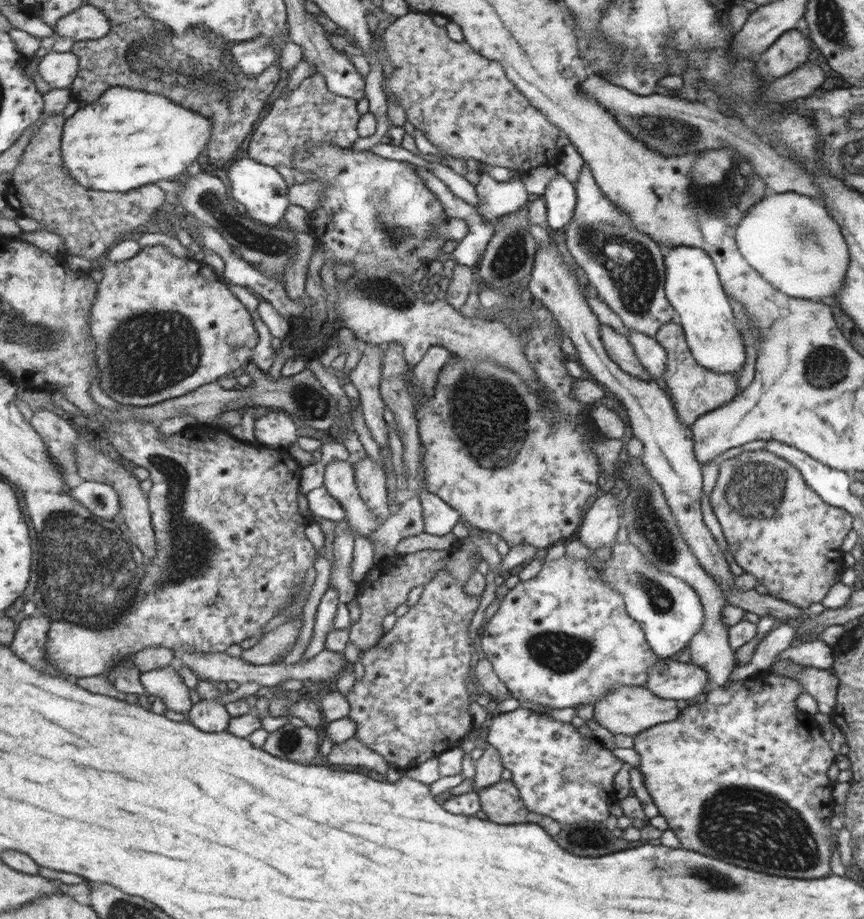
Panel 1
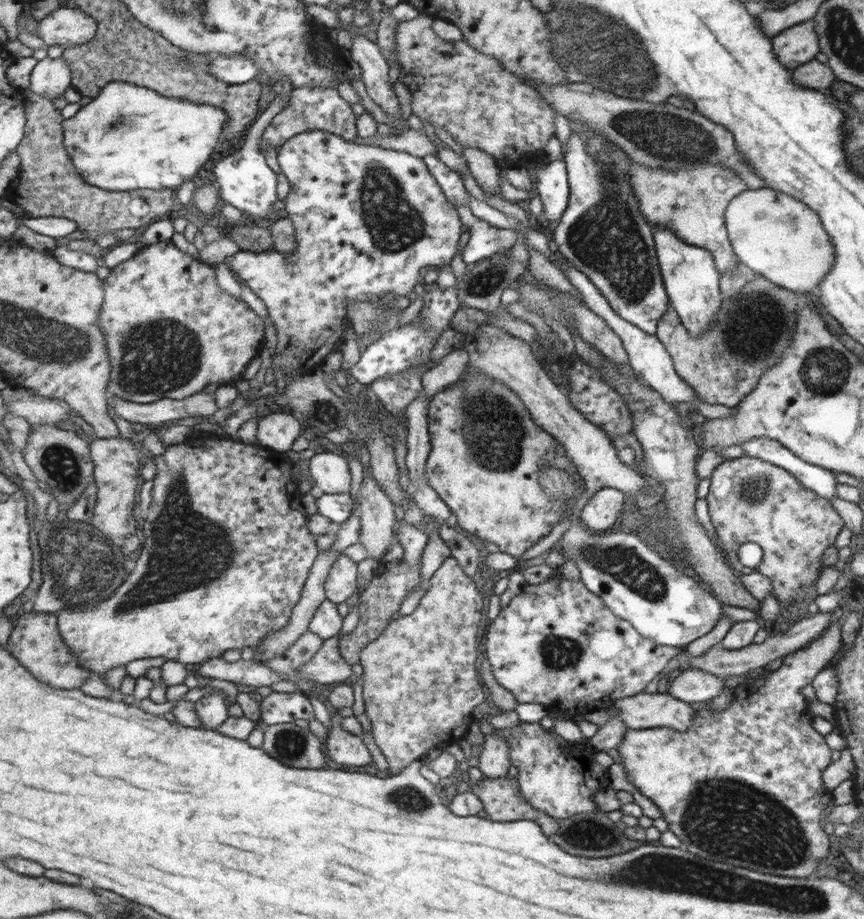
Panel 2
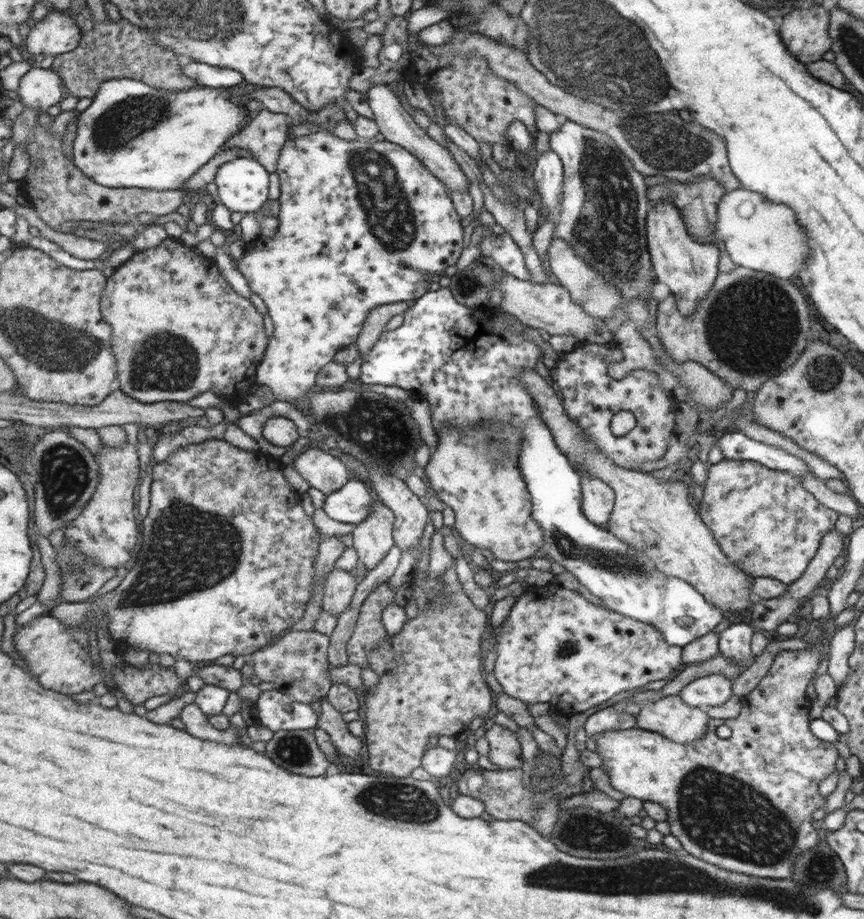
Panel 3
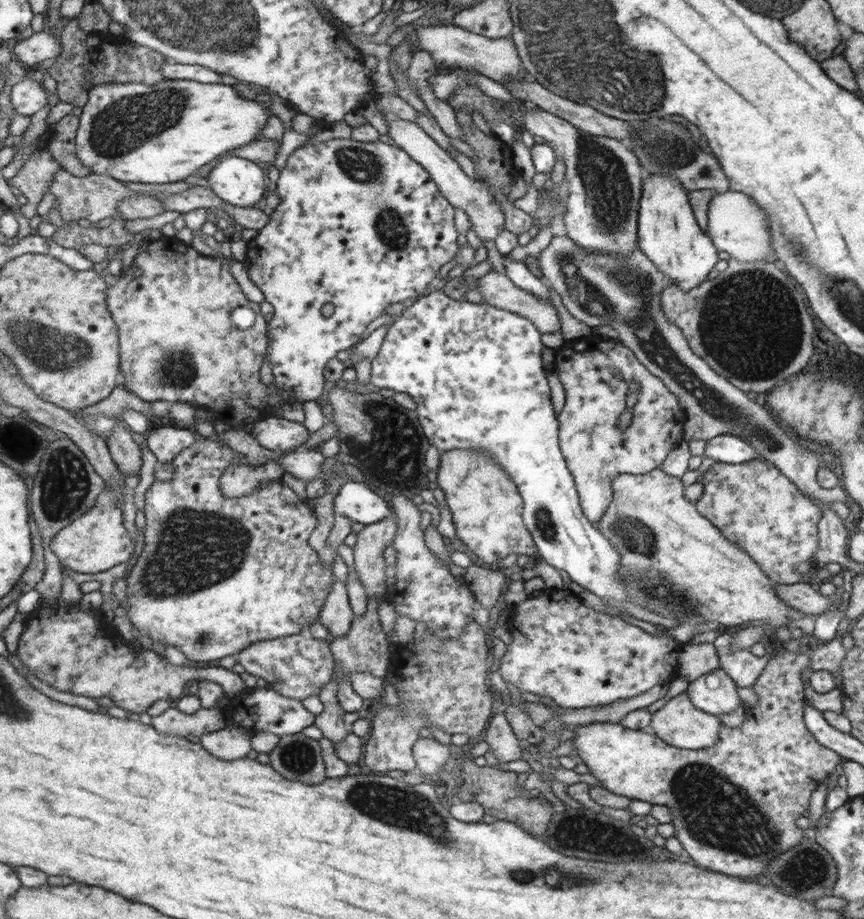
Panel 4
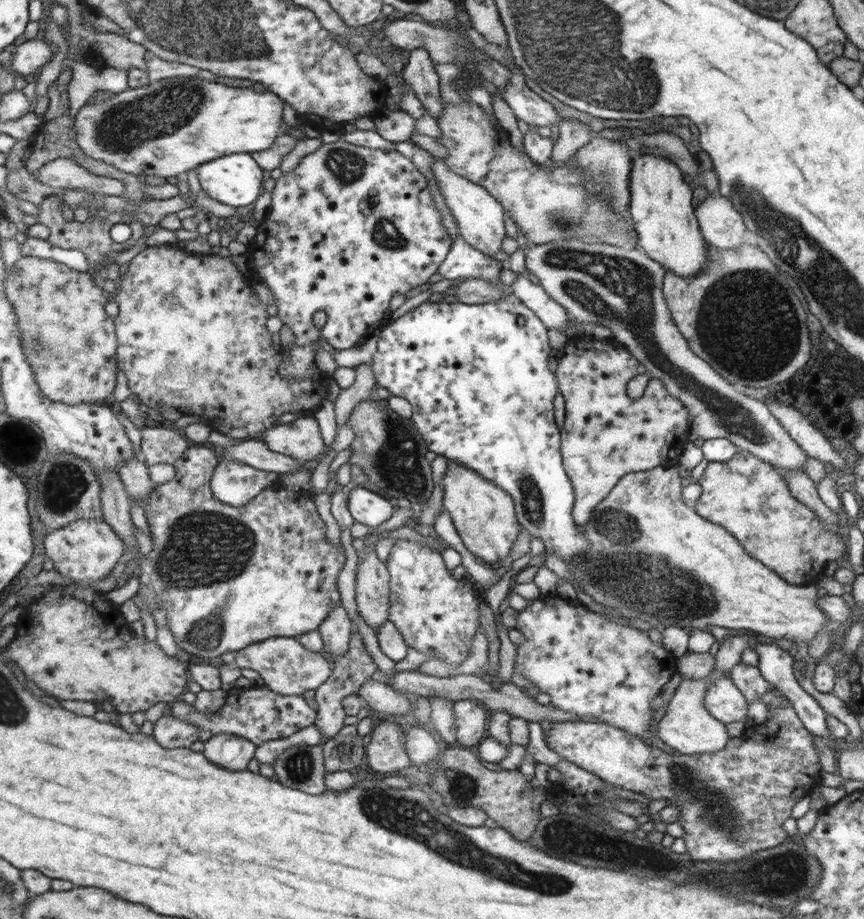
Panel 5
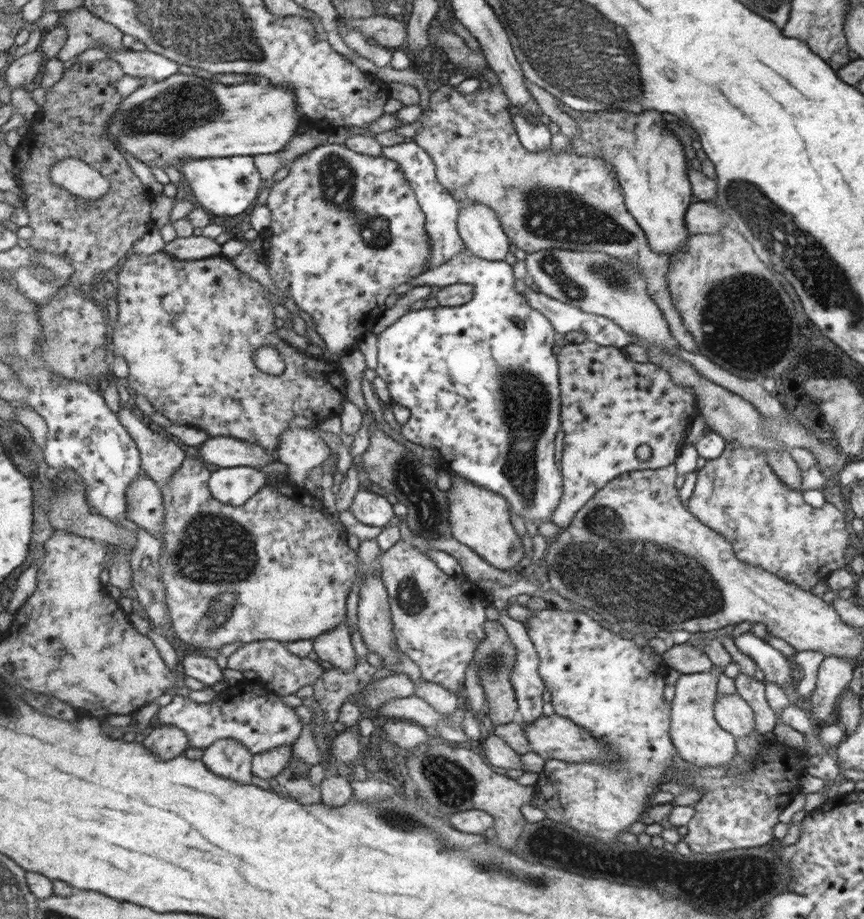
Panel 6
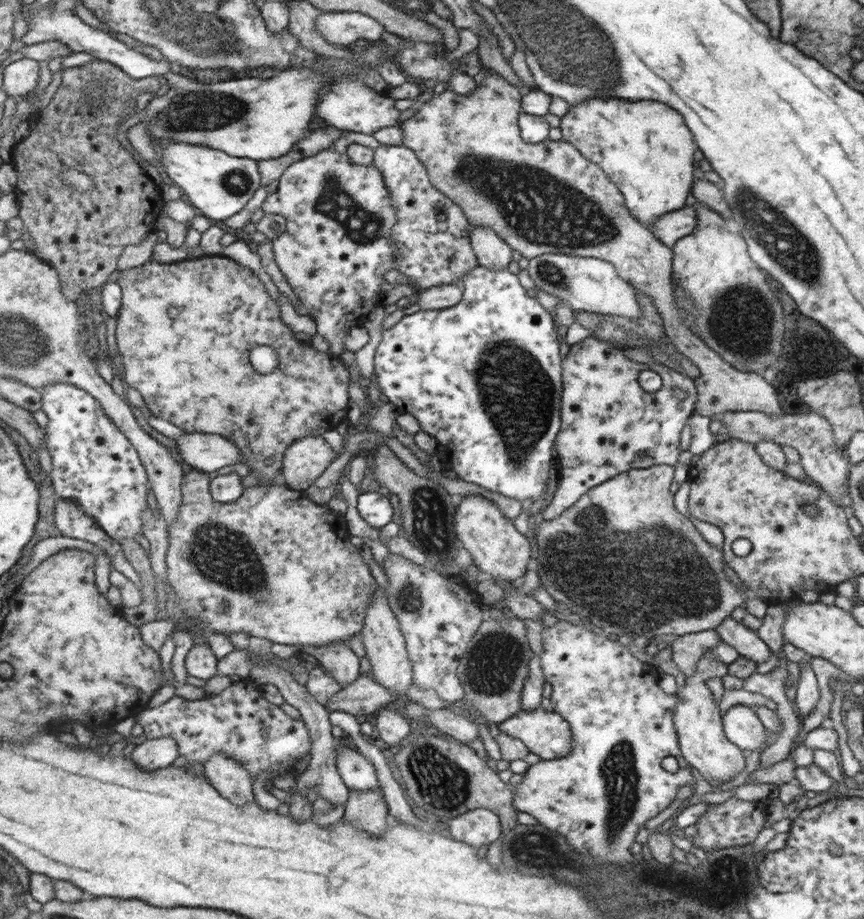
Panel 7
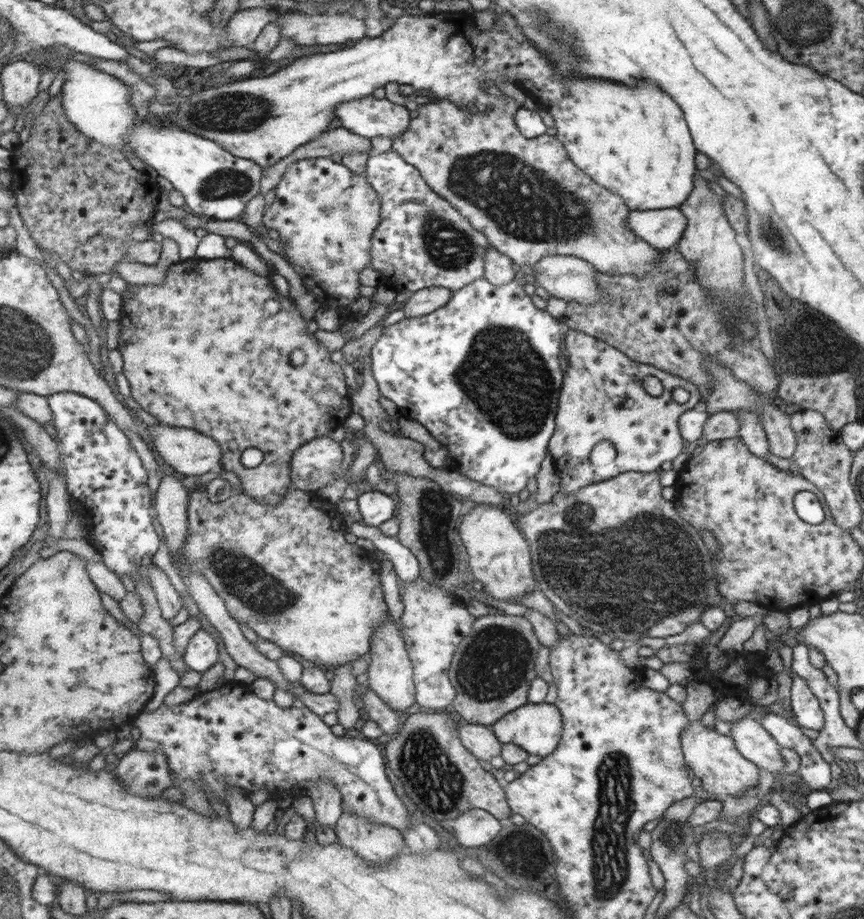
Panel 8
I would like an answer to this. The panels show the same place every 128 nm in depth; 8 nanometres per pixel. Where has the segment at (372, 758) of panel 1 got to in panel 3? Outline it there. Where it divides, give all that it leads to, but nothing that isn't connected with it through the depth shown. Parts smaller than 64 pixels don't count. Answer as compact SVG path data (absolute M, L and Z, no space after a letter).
M328 697L323 700L323 714L320 715L319 726L330 736L337 752L350 759L359 760L361 740L350 732L348 723L343 720L343 713L331 704Z

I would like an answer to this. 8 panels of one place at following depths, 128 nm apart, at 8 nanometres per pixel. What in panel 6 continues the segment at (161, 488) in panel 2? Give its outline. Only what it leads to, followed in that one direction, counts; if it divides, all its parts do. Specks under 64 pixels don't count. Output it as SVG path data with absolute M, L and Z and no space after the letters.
M199 456L187 457L182 467L174 473L172 481L162 489L165 506L164 547L162 547L159 565L161 566L161 580L167 592L167 605L173 622L172 634L177 635L183 642L197 648L219 650L221 646L233 642L255 642L261 640L280 640L281 642L295 642L297 640L317 639L319 636L331 632L334 628L347 624L347 598L353 590L355 574L358 573L358 558L355 550L347 544L347 534L338 531L337 526L323 514L320 500L314 497L304 487L293 488L287 492L275 483L269 483L259 489L255 497L251 497L243 506L225 504L217 500L210 489L210 478L213 467L209 466Z

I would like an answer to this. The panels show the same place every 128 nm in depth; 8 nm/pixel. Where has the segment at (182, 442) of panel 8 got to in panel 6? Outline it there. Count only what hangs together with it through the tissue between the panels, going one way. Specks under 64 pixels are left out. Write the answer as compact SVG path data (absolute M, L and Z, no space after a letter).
M228 436L209 437L197 446L198 456L213 468L235 468L251 466L261 468L277 460L262 446Z

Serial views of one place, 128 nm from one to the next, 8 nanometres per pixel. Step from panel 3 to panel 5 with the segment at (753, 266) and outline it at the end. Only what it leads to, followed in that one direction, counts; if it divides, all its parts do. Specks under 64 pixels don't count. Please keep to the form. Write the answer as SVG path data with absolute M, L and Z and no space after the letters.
M725 196L707 197L694 207L694 217L698 221L699 229L702 232L703 241L711 247L719 250L735 250L743 246L743 235L746 226L743 225L741 213L734 208L734 205Z

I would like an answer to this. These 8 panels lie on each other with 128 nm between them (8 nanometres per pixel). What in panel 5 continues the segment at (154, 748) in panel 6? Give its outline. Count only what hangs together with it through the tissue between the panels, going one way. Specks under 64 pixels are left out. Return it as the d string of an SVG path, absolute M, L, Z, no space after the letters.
M165 713L154 724L154 738L167 749L188 748L201 738L201 729Z

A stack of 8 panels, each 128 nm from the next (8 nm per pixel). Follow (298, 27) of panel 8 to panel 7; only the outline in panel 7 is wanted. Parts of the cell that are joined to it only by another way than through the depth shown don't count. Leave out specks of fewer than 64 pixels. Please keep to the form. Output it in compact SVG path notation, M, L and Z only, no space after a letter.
M322 12L316 18L316 29L334 45L353 47L353 42L363 38L368 42L380 41L383 27L370 16L360 12Z

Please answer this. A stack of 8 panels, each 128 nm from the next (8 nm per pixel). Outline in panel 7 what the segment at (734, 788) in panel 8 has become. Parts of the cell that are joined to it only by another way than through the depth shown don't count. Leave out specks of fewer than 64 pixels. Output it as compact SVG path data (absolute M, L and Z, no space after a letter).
M708 648L694 665L692 675L685 677L685 685L675 692L678 702L675 707L674 726L675 732L678 732L679 748L682 748L685 760L705 781L730 781L745 768L745 755L727 740L718 704L713 702L705 684L709 679L724 676L727 673L726 667L726 664L715 658L713 649Z

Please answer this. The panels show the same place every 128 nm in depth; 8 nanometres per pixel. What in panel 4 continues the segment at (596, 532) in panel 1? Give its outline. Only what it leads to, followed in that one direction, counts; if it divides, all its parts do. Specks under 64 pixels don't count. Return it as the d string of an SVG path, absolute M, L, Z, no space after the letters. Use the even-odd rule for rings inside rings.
M583 340L568 341L557 349L553 364L564 390L564 405L558 419L563 424L566 468L571 468L571 476L575 476L574 487L579 488L578 503L583 504L583 516L595 524L609 506L609 486L614 476L653 471L670 450L685 440L682 432L685 413L678 397L618 340L589 341L589 344ZM629 382L639 384L637 401L630 411L631 422L619 430L616 424L625 410Z

